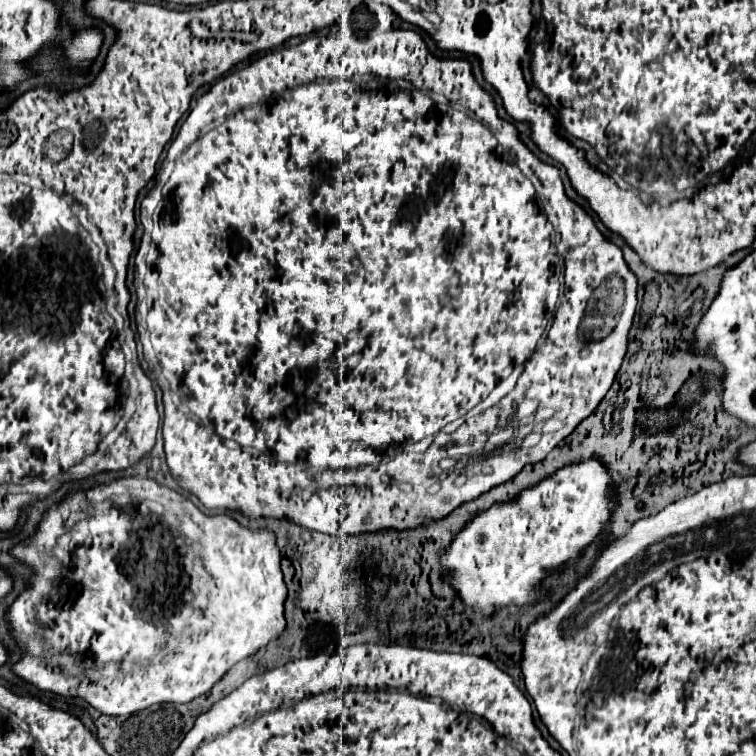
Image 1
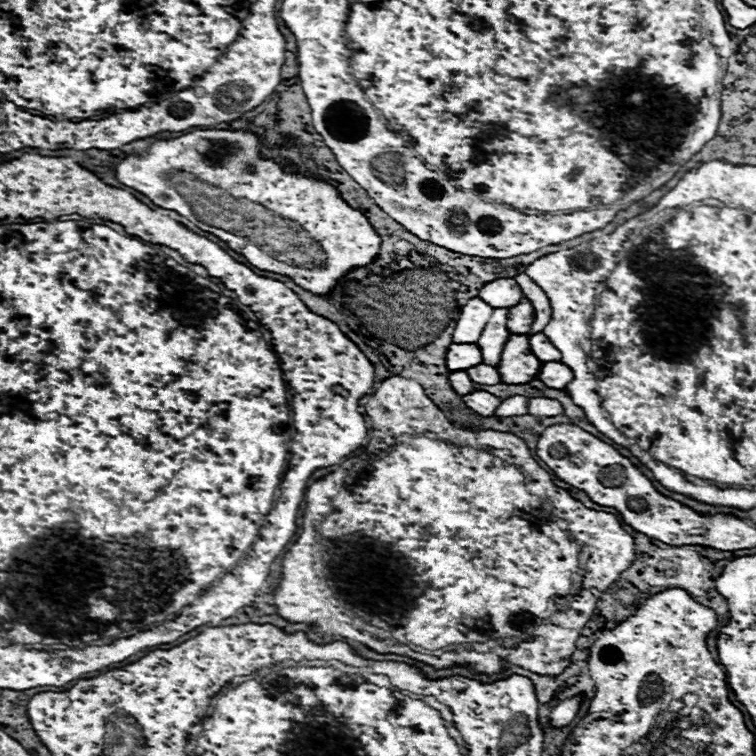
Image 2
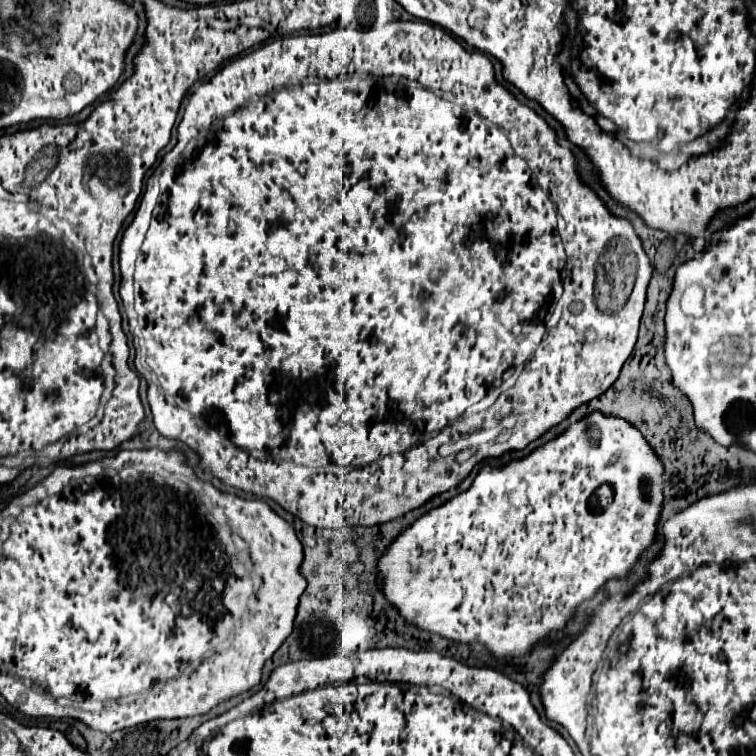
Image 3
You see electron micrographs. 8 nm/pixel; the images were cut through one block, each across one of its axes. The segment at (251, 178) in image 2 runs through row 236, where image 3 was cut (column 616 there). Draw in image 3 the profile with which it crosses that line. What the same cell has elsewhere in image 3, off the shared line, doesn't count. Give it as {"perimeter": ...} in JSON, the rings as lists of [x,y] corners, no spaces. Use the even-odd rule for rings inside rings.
{"perimeter":[[[378,14],[378,18],[377,18],[377,19],[376,19],[376,22],[375,22],[375,23],[374,23],[374,26],[372,26],[372,28],[370,28],[370,29],[368,29],[368,30],[357,30],[357,29],[353,29],[353,28],[344,28],[344,29],[334,29],[334,32],[327,32],[327,33],[320,33],[320,34],[300,34],[300,36],[288,36],[288,38],[278,38],[278,40],[274,40],[274,42],[270,42],[270,44],[264,44],[264,46],[262,46],[262,48],[258,48],[258,50],[254,50],[254,52],[250,52],[250,54],[246,54],[246,56],[242,56],[242,58],[236,58],[236,60],[234,60],[234,62],[230,62],[230,64],[226,64],[226,66],[224,66],[224,68],[222,68],[222,70],[218,70],[218,72],[216,72],[216,74],[214,74],[214,76],[212,76],[212,78],[208,78],[208,80],[206,80],[206,82],[204,82],[204,84],[200,84],[200,86],[198,86],[198,88],[196,88],[196,92],[194,92],[194,94],[192,94],[192,96],[190,96],[190,100],[188,100],[188,104],[186,104],[186,108],[184,108],[184,118],[182,118],[182,122],[180,122],[180,126],[178,126],[178,144],[176,144],[176,148],[174,148],[174,150],[172,150],[172,154],[178,154],[178,156],[180,156],[180,158],[178,158],[178,160],[176,160],[176,162],[172,162],[172,164],[170,164],[170,166],[168,166],[168,168],[166,168],[166,170],[164,170],[164,172],[162,172],[162,176],[160,176],[160,189],[159,189],[159,187],[158,187],[158,186],[157,186],[157,184],[156,184],[156,181],[155,181],[155,179],[153,179],[153,178],[152,178],[152,177],[151,177],[151,178],[150,178],[150,179],[149,179],[149,181],[148,181],[148,184],[147,184],[147,189],[146,189],[146,192],[145,192],[145,193],[144,193],[144,194],[143,194],[143,197],[142,197],[142,200],[141,200],[141,203],[142,203],[142,202],[143,202],[143,205],[144,205],[144,207],[145,207],[145,208],[141,208],[141,206],[139,206],[139,208],[138,208],[138,209],[137,209],[137,210],[136,210],[136,212],[135,212],[135,217],[134,217],[134,222],[132,222],[132,224],[130,224],[130,226],[128,226],[128,228],[126,228],[126,232],[124,232],[124,238],[122,238],[122,244],[120,244],[120,270],[122,270],[122,288],[120,288],[120,290],[119,290],[119,293],[120,293],[120,296],[121,296],[121,299],[122,299],[122,301],[123,301],[123,306],[124,306],[124,310],[125,310],[125,313],[126,313],[126,314],[127,314],[127,318],[128,318],[128,320],[129,320],[129,326],[130,326],[130,331],[131,331],[131,334],[132,334],[132,336],[133,336],[133,343],[134,343],[134,346],[135,346],[135,348],[136,348],[136,356],[135,356],[135,360],[134,360],[134,365],[135,365],[135,367],[136,367],[136,369],[137,369],[137,371],[138,371],[138,373],[139,373],[139,374],[140,374],[140,375],[141,375],[141,376],[144,376],[144,378],[145,378],[145,380],[146,380],[146,381],[147,381],[147,384],[148,384],[148,390],[147,390],[147,399],[148,399],[148,402],[150,402],[150,408],[152,408],[152,414],[154,414],[154,426],[156,426],[156,428],[158,428],[158,432],[160,432],[160,434],[162,434],[162,436],[166,436],[166,438],[172,438],[172,440],[178,440],[178,442],[182,442],[182,444],[186,444],[186,446],[188,446],[188,448],[190,448],[190,450],[194,450],[194,452],[196,452],[196,454],[198,454],[198,458],[200,458],[200,462],[198,462],[198,466],[200,466],[200,468],[202,468],[202,472],[208,472],[208,474],[212,474],[212,476],[216,476],[216,478],[218,478],[218,480],[220,480],[220,482],[224,482],[224,484],[228,484],[228,486],[232,486],[232,488],[240,488],[240,490],[244,490],[244,492],[248,492],[248,494],[252,494],[252,496],[262,496],[262,498],[268,498],[268,500],[274,500],[274,502],[276,502],[276,504],[280,504],[280,506],[282,506],[282,508],[284,508],[284,510],[288,510],[288,512],[290,512],[290,514],[294,514],[294,516],[298,516],[298,518],[300,518],[300,520],[304,520],[304,522],[306,522],[306,524],[310,524],[310,526],[316,526],[316,528],[344,528],[344,526],[376,526],[376,524],[384,524],[384,522],[390,522],[390,520],[396,520],[396,518],[400,518],[400,516],[404,516],[404,514],[406,514],[406,512],[410,512],[410,510],[414,510],[414,508],[418,508],[418,506],[422,506],[422,504],[426,504],[426,502],[428,502],[428,500],[430,500],[430,498],[434,498],[434,496],[438,496],[438,494],[442,494],[442,492],[448,492],[448,490],[452,490],[452,488],[458,488],[458,484],[460,484],[460,482],[462,482],[462,480],[464,480],[464,478],[466,478],[466,476],[468,476],[468,474],[470,474],[470,472],[472,472],[472,468],[474,468],[474,466],[476,466],[476,464],[478,464],[478,462],[480,462],[480,460],[484,460],[484,458],[488,458],[488,456],[490,456],[490,458],[500,458],[500,456],[502,456],[502,454],[506,454],[506,452],[512,452],[512,450],[524,450],[524,448],[526,448],[526,446],[528,446],[528,444],[530,444],[530,442],[534,442],[534,440],[538,440],[538,438],[540,438],[540,436],[544,436],[544,434],[546,434],[546,432],[548,432],[548,430],[550,430],[550,428],[554,428],[554,426],[558,426],[558,424],[560,424],[560,422],[562,422],[562,420],[566,420],[566,418],[568,418],[568,416],[570,416],[570,414],[572,414],[572,412],[574,412],[574,410],[576,410],[576,408],[578,408],[578,406],[582,406],[582,404],[588,404],[588,402],[590,402],[590,400],[594,400],[594,398],[596,398],[596,396],[600,396],[600,394],[604,394],[604,392],[606,392],[606,390],[608,390],[608,388],[610,388],[610,386],[612,386],[612,384],[614,384],[614,382],[616,382],[616,380],[618,380],[618,376],[620,376],[620,370],[622,370],[622,366],[624,366],[624,362],[626,362],[626,360],[628,360],[628,356],[630,356],[630,354],[632,354],[632,350],[634,350],[634,344],[636,344],[636,336],[638,336],[638,326],[640,326],[640,318],[642,318],[642,310],[644,310],[644,302],[646,302],[646,288],[648,288],[648,282],[650,282],[650,278],[652,278],[652,264],[650,264],[650,260],[648,260],[648,256],[646,256],[646,252],[644,252],[644,250],[642,250],[642,242],[640,242],[640,238],[638,238],[638,236],[636,236],[636,232],[634,232],[634,228],[632,228],[632,224],[630,224],[630,222],[628,222],[628,220],[624,220],[624,218],[616,218],[616,216],[612,216],[612,214],[610,214],[610,212],[608,212],[608,208],[606,208],[606,206],[604,206],[604,202],[602,202],[602,200],[600,200],[600,198],[598,198],[598,196],[596,196],[596,194],[594,194],[594,192],[592,192],[592,190],[590,190],[590,188],[588,188],[588,186],[584,186],[584,184],[582,184],[582,182],[580,182],[580,178],[578,178],[578,174],[576,174],[576,168],[574,168],[574,156],[572,156],[572,154],[570,154],[570,150],[568,150],[568,148],[564,148],[564,146],[560,146],[560,144],[558,144],[558,138],[556,138],[556,134],[554,134],[554,130],[552,130],[552,128],[550,128],[550,126],[548,126],[548,124],[546,124],[546,120],[544,120],[544,118],[540,118],[540,116],[538,116],[538,114],[536,114],[536,112],[534,112],[534,110],[532,110],[532,108],[528,108],[528,106],[524,106],[524,104],[520,104],[520,102],[518,102],[518,100],[516,100],[516,98],[514,98],[514,96],[512,96],[512,94],[510,94],[510,92],[508,92],[508,90],[506,90],[506,88],[502,88],[502,86],[500,86],[500,84],[498,84],[498,82],[496,82],[496,80],[494,80],[494,68],[492,68],[492,64],[490,64],[490,60],[488,60],[488,58],[486,58],[486,56],[484,56],[484,54],[482,54],[482,52],[468,52],[468,50],[464,50],[464,48],[462,48],[462,46],[460,46],[460,44],[458,44],[458,42],[456,42],[456,40],[454,40],[454,38],[452,38],[452,36],[450,36],[450,34],[448,34],[448,32],[446,32],[446,30],[442,30],[442,28],[440,28],[440,26],[434,26],[434,24],[428,24],[428,22],[396,22],[396,20],[390,20],[390,18],[388,18],[388,14]],[[388,24],[392,24],[392,34],[388,34]],[[384,28],[386,28],[386,30],[384,30]],[[382,30],[384,30],[384,32],[386,32],[386,34],[382,34],[382,36],[380,36],[380,32],[382,32]],[[378,38],[382,38],[382,44],[384,44],[384,46],[380,46],[380,48],[378,48],[378,44],[376,44],[376,40],[378,40]],[[382,50],[384,50],[384,52],[382,52]],[[386,50],[388,50],[388,52],[386,52]],[[392,50],[396,50],[396,52],[392,52]],[[412,62],[416,62],[416,66],[410,66],[410,64],[412,64]],[[398,74],[404,74],[404,78],[400,78],[400,76],[398,76]],[[406,78],[412,78],[412,80],[406,80]],[[426,78],[428,78],[428,80],[426,80]],[[422,84],[424,84],[424,86],[422,86]],[[474,110],[480,110],[480,114],[484,114],[484,118],[488,118],[488,120],[484,120],[484,118],[480,118],[480,116],[478,116],[478,114],[476,114],[476,112],[474,112]],[[530,168],[532,168],[532,170],[530,170]],[[536,170],[538,170],[538,176],[534,176],[534,174],[536,174]],[[536,178],[538,178],[538,180],[536,180]],[[540,180],[542,180],[542,182],[540,182]],[[538,184],[540,184],[540,186],[538,186]],[[544,188],[548,188],[548,190],[550,190],[550,194],[552,194],[552,196],[554,196],[554,202],[550,202],[550,198],[548,198],[548,196],[546,196],[546,194],[544,194],[544,192],[542,192],[542,190],[544,190]],[[160,190],[162,190],[162,192],[160,192]],[[159,198],[160,198],[160,200],[159,200]],[[554,206],[556,206],[556,210],[558,210],[558,214],[560,214],[560,216],[562,216],[562,220],[564,220],[564,230],[556,230],[556,210],[554,210]],[[155,207],[156,207],[156,208],[155,208]],[[153,211],[154,211],[154,216],[152,216],[152,215],[153,215]],[[151,218],[152,218],[152,220],[151,220]],[[149,225],[150,225],[150,226],[149,226]],[[147,230],[148,230],[148,232],[147,232]],[[558,234],[560,234],[560,236],[558,236]],[[145,235],[146,235],[146,238],[145,238]],[[560,238],[562,238],[562,242],[560,242]],[[616,238],[620,238],[620,240],[626,240],[626,242],[628,242],[628,248],[630,248],[630,250],[632,250],[632,252],[634,252],[634,254],[640,254],[640,268],[638,268],[638,272],[636,272],[636,284],[634,284],[634,290],[632,290],[632,294],[630,294],[630,298],[628,298],[628,302],[626,302],[626,304],[624,304],[624,308],[620,308],[620,310],[616,310],[616,312],[612,312],[612,314],[606,314],[606,312],[600,312],[600,310],[598,310],[598,308],[596,308],[596,298],[594,298],[594,278],[596,278],[596,264],[598,264],[598,260],[600,260],[600,258],[602,258],[602,256],[604,256],[604,254],[606,254],[606,248],[608,248],[608,244],[610,244],[610,242],[612,242],[612,240],[616,240]],[[143,241],[144,241],[144,244],[142,244],[142,243],[143,243]],[[563,244],[564,244],[564,247],[563,247]],[[141,246],[142,246],[142,252],[140,252],[140,249],[141,249]],[[565,250],[566,250],[566,253],[565,253]],[[138,254],[140,254],[140,256],[138,256]],[[136,258],[138,258],[138,260],[136,260]],[[567,258],[568,258],[568,262],[567,262]],[[134,262],[136,262],[136,264],[134,264]],[[564,266],[566,266],[566,270],[564,270]],[[550,267],[555,267],[555,268],[550,268]],[[134,268],[136,268],[136,274],[134,274]],[[562,270],[564,270],[564,274],[566,274],[566,294],[564,294],[564,296],[562,296],[562,280],[560,280],[560,274],[562,274]],[[560,296],[562,296],[562,300],[560,300]],[[558,300],[560,300],[560,308],[562,308],[562,310],[560,310],[560,318],[558,318],[558,322],[556,322],[556,324],[554,324],[554,326],[548,326],[548,330],[546,330],[546,326],[544,326],[544,324],[548,324],[548,320],[550,320],[550,316],[552,316],[552,312],[554,312],[554,308],[556,308],[556,304],[558,304]],[[482,316],[484,316],[484,320],[486,320],[486,322],[484,322],[484,328],[482,328]],[[530,318],[532,318],[532,320],[530,320]],[[520,320],[522,320],[522,322],[520,322]],[[516,328],[518,328],[518,330],[516,330]],[[544,334],[546,334],[546,338],[544,338]],[[527,362],[528,362],[528,364],[526,364],[526,363],[527,363]],[[525,364],[526,364],[526,366],[525,366]],[[510,370],[514,370],[514,372],[513,372],[513,374],[512,374],[512,375],[511,375],[511,376],[510,376],[510,377],[508,377],[508,378],[507,378],[507,379],[506,379],[506,380],[503,380],[503,382],[502,382],[502,383],[501,383],[501,385],[500,385],[500,386],[499,386],[499,387],[497,387],[497,386],[498,386],[498,384],[500,384],[500,380],[502,380],[502,376],[504,376],[504,372],[510,372]],[[521,373],[522,373],[522,374],[521,374]],[[519,376],[520,376],[520,378],[519,378]],[[450,378],[452,378],[452,384],[446,384],[446,380],[450,380]],[[495,386],[496,386],[496,387],[495,387]],[[509,389],[510,389],[510,390],[509,390]],[[506,390],[509,390],[509,394],[501,394],[501,393],[503,393],[503,392],[504,392],[504,391],[506,391]],[[486,392],[487,392],[487,394],[486,394]],[[500,394],[501,394],[501,395],[500,395]],[[499,395],[500,395],[500,396],[499,396]],[[171,396],[174,396],[174,398],[175,398],[175,401],[176,401],[176,402],[172,402],[172,400],[170,400],[170,398],[171,398],[171,399],[172,399],[172,397],[171,397]],[[484,396],[485,396],[485,397],[484,397]],[[482,398],[483,398],[483,399],[482,399]],[[497,398],[498,398],[498,399],[497,399]],[[486,399],[487,399],[487,400],[486,400]],[[496,399],[497,399],[497,400],[496,400]],[[480,400],[481,400],[481,401],[480,401]],[[495,400],[496,400],[496,402],[495,402]],[[476,402],[477,402],[477,403],[476,403]],[[489,402],[490,402],[490,403],[491,403],[491,404],[490,404],[490,405],[489,405]],[[494,402],[495,402],[495,404],[494,404],[494,405],[493,405],[493,403],[494,403]],[[486,403],[488,403],[488,404],[486,404]],[[176,404],[178,404],[178,406],[176,406]],[[472,404],[473,404],[473,405],[472,405]],[[492,405],[493,405],[493,406],[492,406]],[[468,406],[470,406],[470,407],[468,407]],[[466,408],[467,408],[467,409],[466,409]],[[486,408],[487,408],[487,409],[486,409]],[[464,410],[465,410],[465,412],[464,412]],[[511,413],[512,413],[512,414],[511,414]],[[476,414],[482,414],[482,415],[481,415],[481,416],[483,416],[483,417],[484,417],[484,419],[485,419],[485,420],[484,420],[484,422],[483,422],[483,424],[482,424],[482,426],[481,426],[481,428],[480,428],[480,430],[479,430],[479,431],[478,431],[478,432],[471,432],[471,431],[464,431],[464,430],[465,430],[465,428],[462,428],[462,427],[465,427],[465,426],[464,426],[464,425],[465,425],[465,424],[466,424],[466,425],[467,425],[467,424],[468,424],[468,422],[469,422],[469,424],[470,424],[470,422],[474,422],[474,421],[473,421],[473,419],[471,419],[471,420],[467,420],[467,419],[469,419],[469,418],[470,418],[470,417],[473,417],[473,416],[474,416],[474,415],[476,415]],[[513,414],[516,414],[516,416],[518,416],[518,424],[516,424],[516,422],[517,422],[517,417],[516,417],[516,416],[514,416],[514,415],[513,415]],[[458,416],[460,416],[460,417],[459,417],[459,419],[456,419],[456,418],[458,418]],[[450,420],[454,420],[454,421],[455,421],[455,424],[453,424],[453,425],[451,425],[451,427],[450,427],[450,426],[446,426],[446,424],[448,424],[448,422],[450,422]],[[198,422],[208,422],[208,424],[198,424]],[[214,422],[218,422],[218,424],[214,424]],[[222,422],[224,422],[224,424],[222,424]],[[462,424],[463,424],[463,426],[462,426]],[[515,424],[516,424],[516,426],[514,426],[514,425],[515,425]],[[168,426],[170,426],[170,428],[168,428]],[[444,426],[446,426],[446,427],[444,427]],[[513,426],[514,426],[514,428],[512,428],[512,430],[510,430],[510,440],[508,440],[508,442],[504,442],[504,444],[494,444],[494,442],[489,442],[489,441],[493,441],[493,440],[495,440],[495,438],[496,438],[496,437],[497,437],[497,436],[498,436],[498,435],[499,435],[499,434],[500,434],[500,433],[501,433],[501,431],[503,431],[503,429],[509,429],[509,428],[511,428],[511,427],[513,427]],[[460,427],[461,427],[461,428],[460,428]],[[442,428],[443,428],[443,429],[442,429]],[[483,429],[484,429],[484,430],[483,430]],[[436,430],[440,430],[440,432],[439,432],[439,433],[438,433],[438,434],[437,434],[437,435],[435,435],[435,436],[432,436],[432,437],[430,437],[430,436],[429,436],[429,434],[430,434],[430,432],[436,432]],[[479,432],[480,432],[480,433],[479,433]],[[459,435],[460,435],[460,436],[459,436]],[[487,442],[488,442],[488,444],[484,444],[484,443],[487,443]],[[481,444],[482,444],[482,446],[480,446],[480,445],[481,445]],[[479,446],[480,446],[480,448],[478,448],[478,447],[479,447]],[[450,448],[451,448],[451,451],[450,451]],[[477,448],[478,448],[478,452],[476,452],[476,454],[474,454],[474,453],[475,453],[475,451],[476,451],[476,449],[477,449]],[[461,450],[463,450],[463,454],[459,454],[459,459],[458,459],[458,462],[456,462],[456,460],[454,460],[454,456],[448,456],[448,455],[453,455],[453,454],[456,454],[456,453],[458,453],[458,452],[460,452],[460,451],[461,451]],[[442,452],[443,452],[443,453],[442,453]],[[444,452],[447,452],[447,453],[444,453]],[[473,454],[474,454],[474,456],[472,456],[472,455],[473,455]],[[446,456],[448,456],[448,458],[442,458],[442,457],[446,457]],[[471,456],[472,456],[472,458],[470,458],[470,457],[471,457]],[[469,458],[470,458],[470,460],[468,460],[468,459],[469,459]],[[465,461],[466,461],[466,462],[465,462]],[[463,462],[464,462],[464,464],[458,464],[458,463],[463,463]],[[432,470],[434,470],[434,472],[433,472],[433,471],[432,471]]]}

